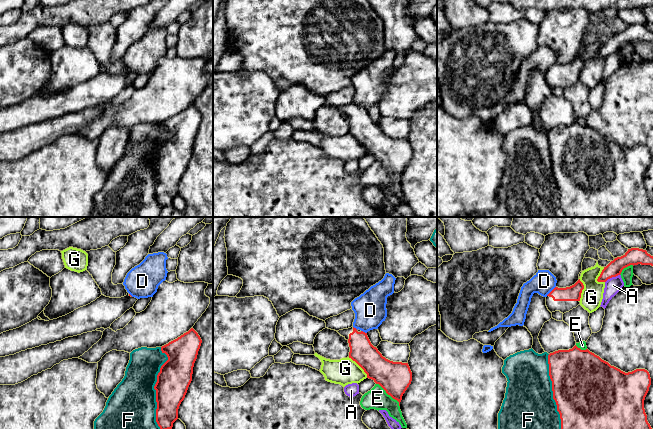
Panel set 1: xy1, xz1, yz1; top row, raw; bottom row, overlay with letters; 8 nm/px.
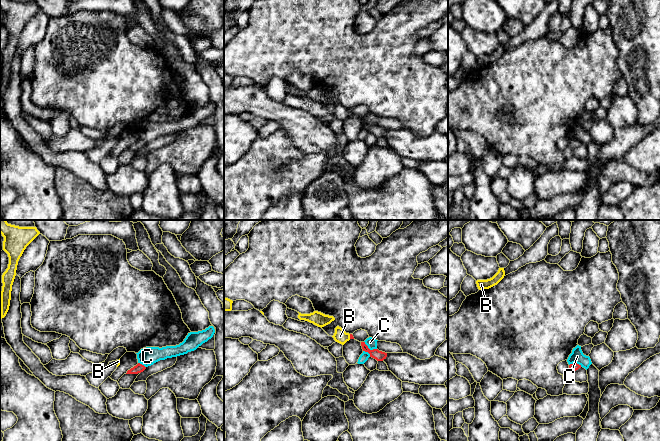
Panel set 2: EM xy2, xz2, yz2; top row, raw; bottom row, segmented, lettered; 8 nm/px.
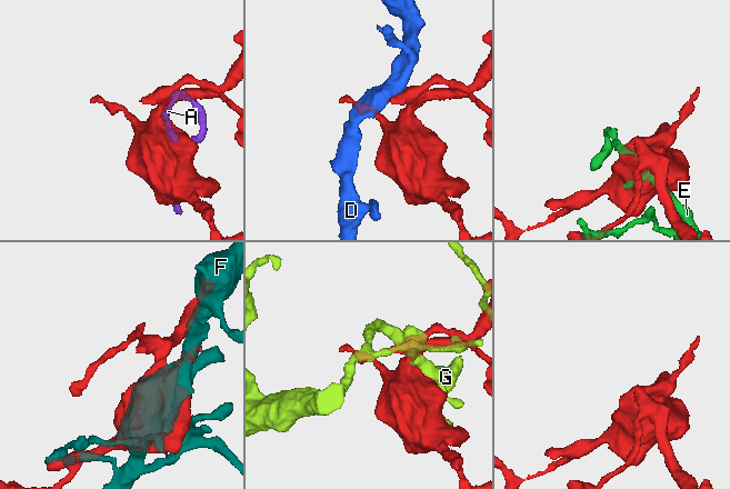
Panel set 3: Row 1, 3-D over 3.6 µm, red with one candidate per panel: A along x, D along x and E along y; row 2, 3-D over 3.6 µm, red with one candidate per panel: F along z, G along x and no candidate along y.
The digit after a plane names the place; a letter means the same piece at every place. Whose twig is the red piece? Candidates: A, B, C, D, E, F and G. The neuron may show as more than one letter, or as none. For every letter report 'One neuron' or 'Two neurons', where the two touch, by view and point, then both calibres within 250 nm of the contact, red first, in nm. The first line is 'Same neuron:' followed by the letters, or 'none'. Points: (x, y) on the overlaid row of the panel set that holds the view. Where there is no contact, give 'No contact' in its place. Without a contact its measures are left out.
Same neuron: none
A: Two neurons. Touches red at yz1 (612, 276). Thickness 140 nm (red) against 130 nm
B: Two neurons. Touches red at xz2 (350, 336). Thickness 30 nm (red) against 110 nm
C: Two neurons. Touches red at xz2 (368, 348). Thickness 80 nm (red) against 80 nm
D: Two neurons. Touches red at yz1 (551, 291). Thickness 130 nm (red) against 180 nm
E: Two neurons. Touches red at xz1 (389, 394). Thickness 260 nm (red) against 170 nm
F: Two neurons. Touches red at xy1 (154, 388). Thickness 260 nm (red) against 380 nm
G: Two neurons. Touches red at xz1 (359, 365). Thickness 220 nm (red) against 220 nm

